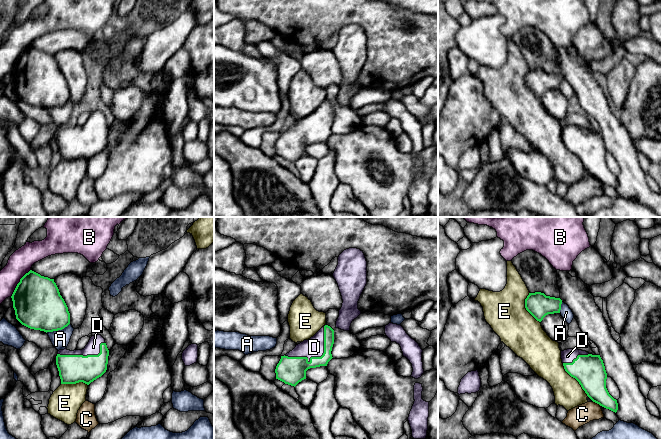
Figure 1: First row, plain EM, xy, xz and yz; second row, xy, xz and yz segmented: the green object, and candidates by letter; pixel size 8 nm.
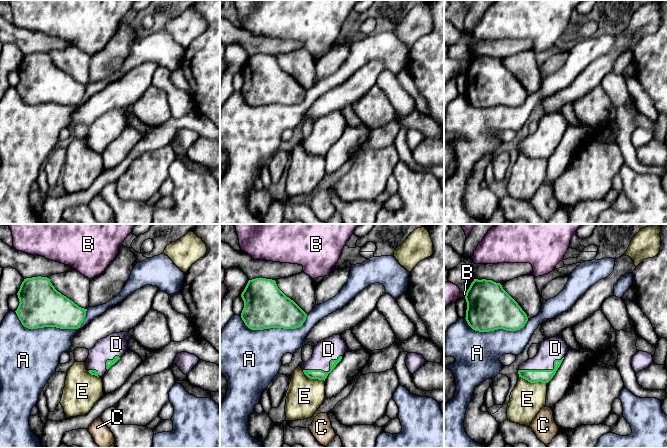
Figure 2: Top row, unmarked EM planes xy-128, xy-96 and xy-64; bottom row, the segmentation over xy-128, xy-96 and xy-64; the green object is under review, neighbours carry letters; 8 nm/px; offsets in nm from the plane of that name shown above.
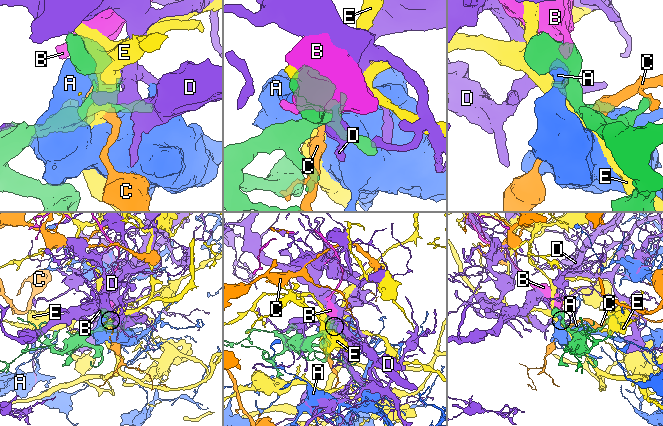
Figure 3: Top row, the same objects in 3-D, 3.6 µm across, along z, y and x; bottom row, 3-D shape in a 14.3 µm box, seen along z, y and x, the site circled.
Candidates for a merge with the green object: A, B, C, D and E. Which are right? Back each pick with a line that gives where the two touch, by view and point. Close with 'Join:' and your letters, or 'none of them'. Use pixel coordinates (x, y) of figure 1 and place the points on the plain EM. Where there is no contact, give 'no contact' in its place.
D: contact xz (318, 133)
Join: D

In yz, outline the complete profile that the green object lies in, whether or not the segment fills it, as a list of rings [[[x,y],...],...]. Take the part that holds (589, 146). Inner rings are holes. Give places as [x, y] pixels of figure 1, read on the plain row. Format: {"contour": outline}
{"contour": [[[578,125],[561,127],[565,147],[575,154],[587,172],[600,182],[617,188],[618,179],[606,164],[607,149],[600,131]]]}

